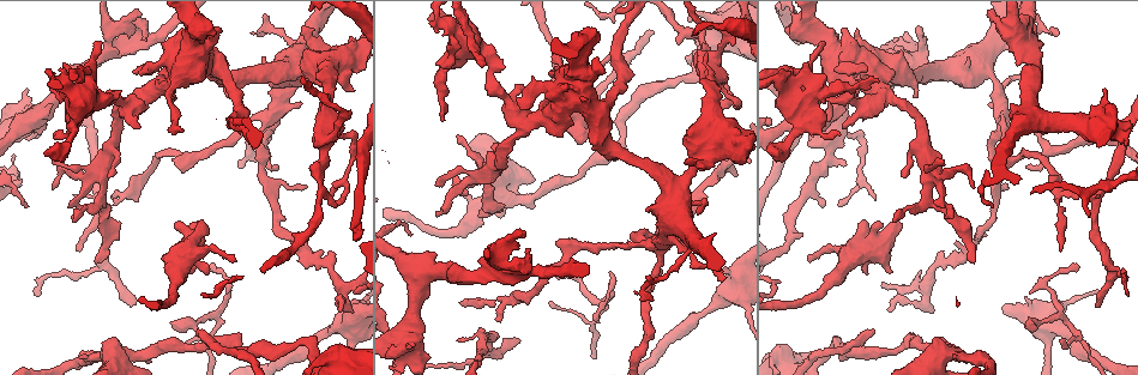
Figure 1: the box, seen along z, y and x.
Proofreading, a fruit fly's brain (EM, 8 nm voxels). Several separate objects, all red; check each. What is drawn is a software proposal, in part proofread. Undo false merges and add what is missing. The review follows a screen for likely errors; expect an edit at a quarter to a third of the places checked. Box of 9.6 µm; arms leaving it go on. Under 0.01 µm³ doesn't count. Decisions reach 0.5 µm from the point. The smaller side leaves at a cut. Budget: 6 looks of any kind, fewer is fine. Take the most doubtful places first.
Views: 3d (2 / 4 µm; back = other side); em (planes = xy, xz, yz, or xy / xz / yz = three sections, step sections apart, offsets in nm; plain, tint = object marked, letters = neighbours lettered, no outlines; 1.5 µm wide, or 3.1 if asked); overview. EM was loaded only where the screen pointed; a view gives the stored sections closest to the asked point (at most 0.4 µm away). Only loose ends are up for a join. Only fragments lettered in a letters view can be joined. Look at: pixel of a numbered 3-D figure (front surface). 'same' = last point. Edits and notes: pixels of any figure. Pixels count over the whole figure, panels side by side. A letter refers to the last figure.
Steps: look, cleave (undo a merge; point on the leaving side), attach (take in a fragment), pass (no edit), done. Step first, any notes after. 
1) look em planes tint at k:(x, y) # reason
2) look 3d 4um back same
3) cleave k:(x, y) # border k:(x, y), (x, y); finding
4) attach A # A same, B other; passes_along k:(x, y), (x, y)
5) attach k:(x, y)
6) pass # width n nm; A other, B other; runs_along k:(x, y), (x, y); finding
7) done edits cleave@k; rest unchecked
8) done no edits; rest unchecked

look em planes letters at 1:(873, 328) # branch stops here

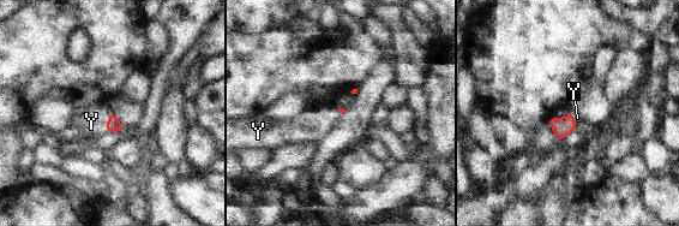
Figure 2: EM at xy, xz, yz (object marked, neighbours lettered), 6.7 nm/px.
attach 2:(91, 122) # Y same; passes_along 2:(113, 125), (108, 122), (91, 122); it goes on there

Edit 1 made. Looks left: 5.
look em xy step 8 letters at 1:(874, 199) # branch stops here

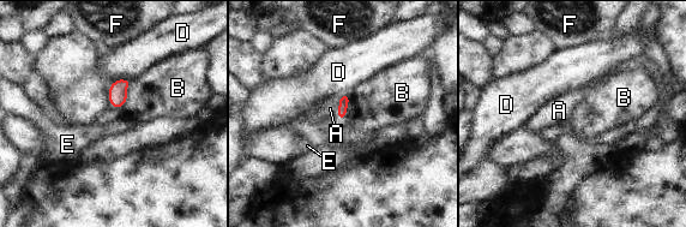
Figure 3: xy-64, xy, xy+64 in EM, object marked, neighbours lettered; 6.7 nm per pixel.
look em yz step 8 letters same # another direction

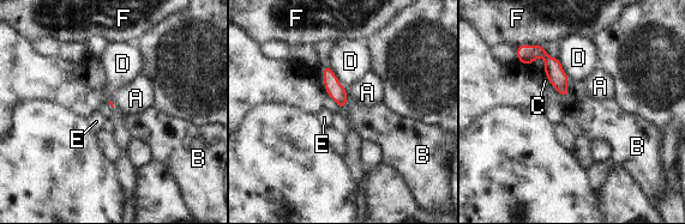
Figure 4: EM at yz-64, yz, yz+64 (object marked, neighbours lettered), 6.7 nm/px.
pass # A other, B other, C other, D other, E other, F other; runs_along 4:(524, 59), (541, 54), (565, 92); no lettered fragment goes on from it

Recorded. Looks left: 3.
done edits attach@2; rest unchecked

